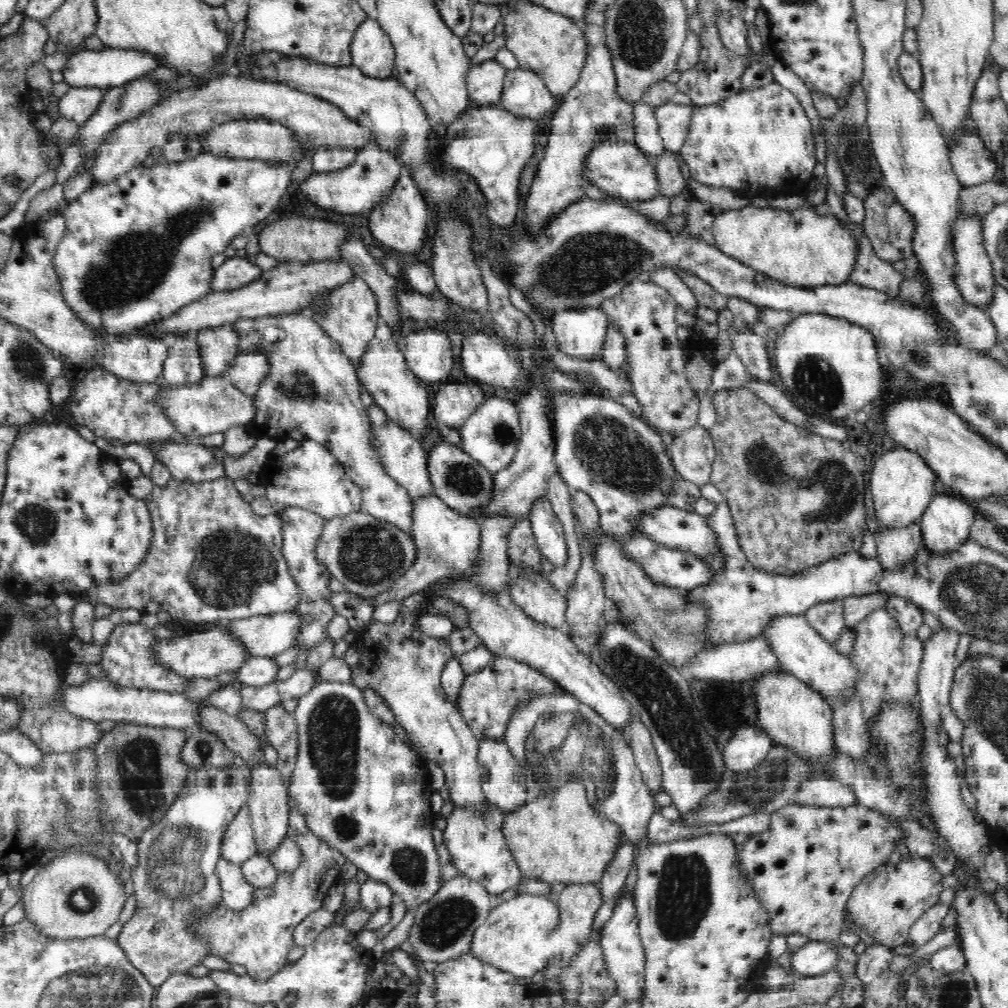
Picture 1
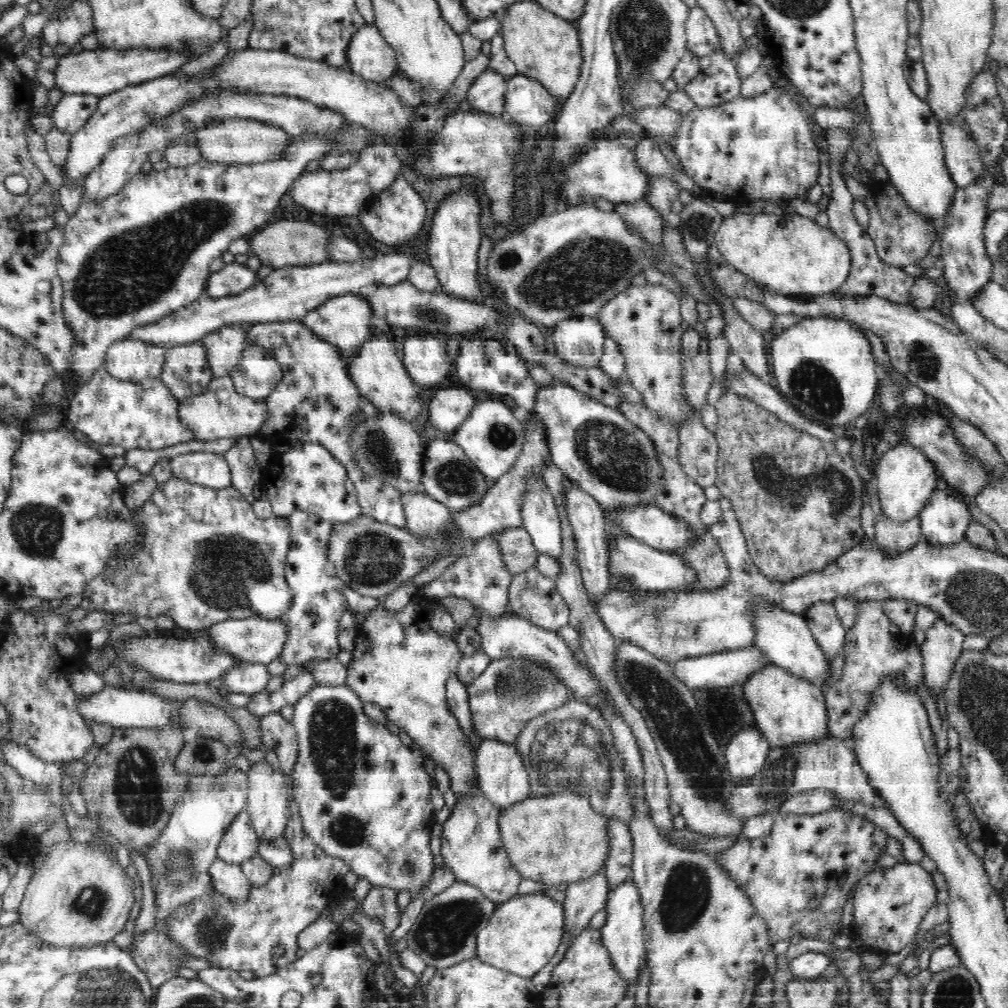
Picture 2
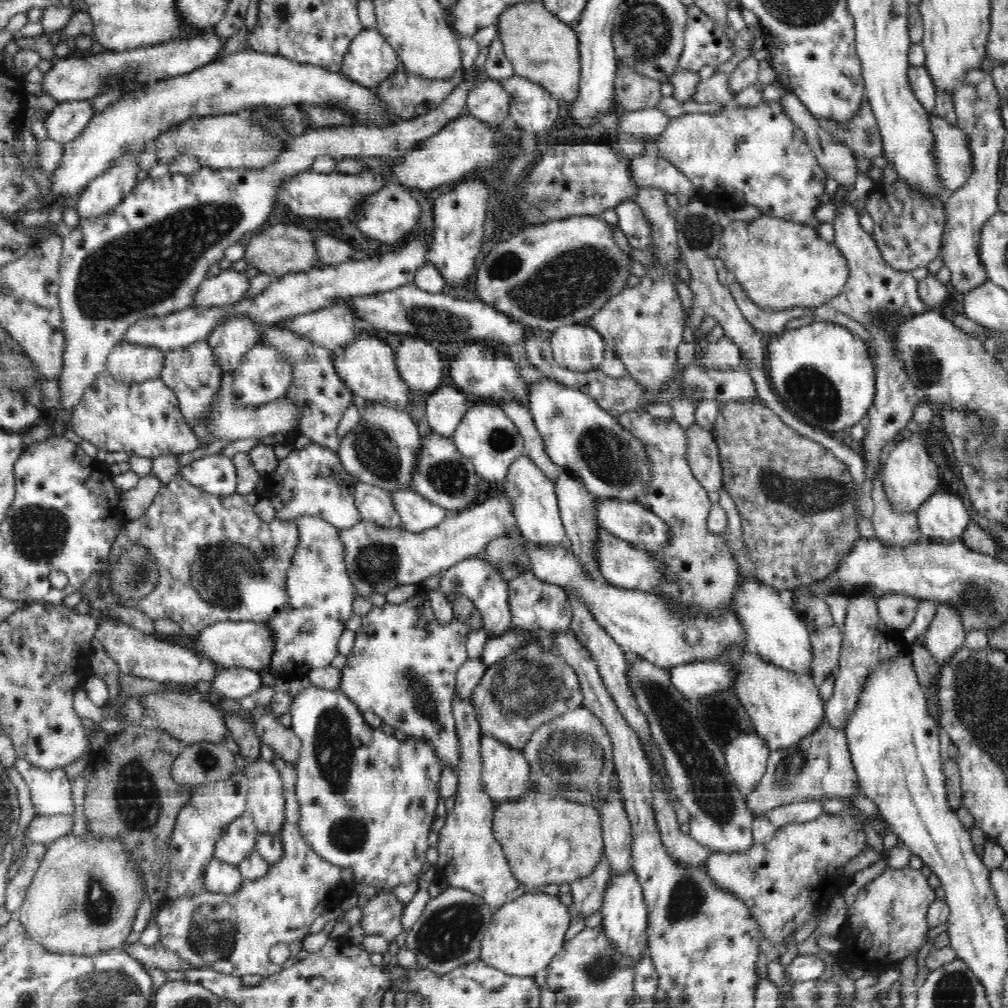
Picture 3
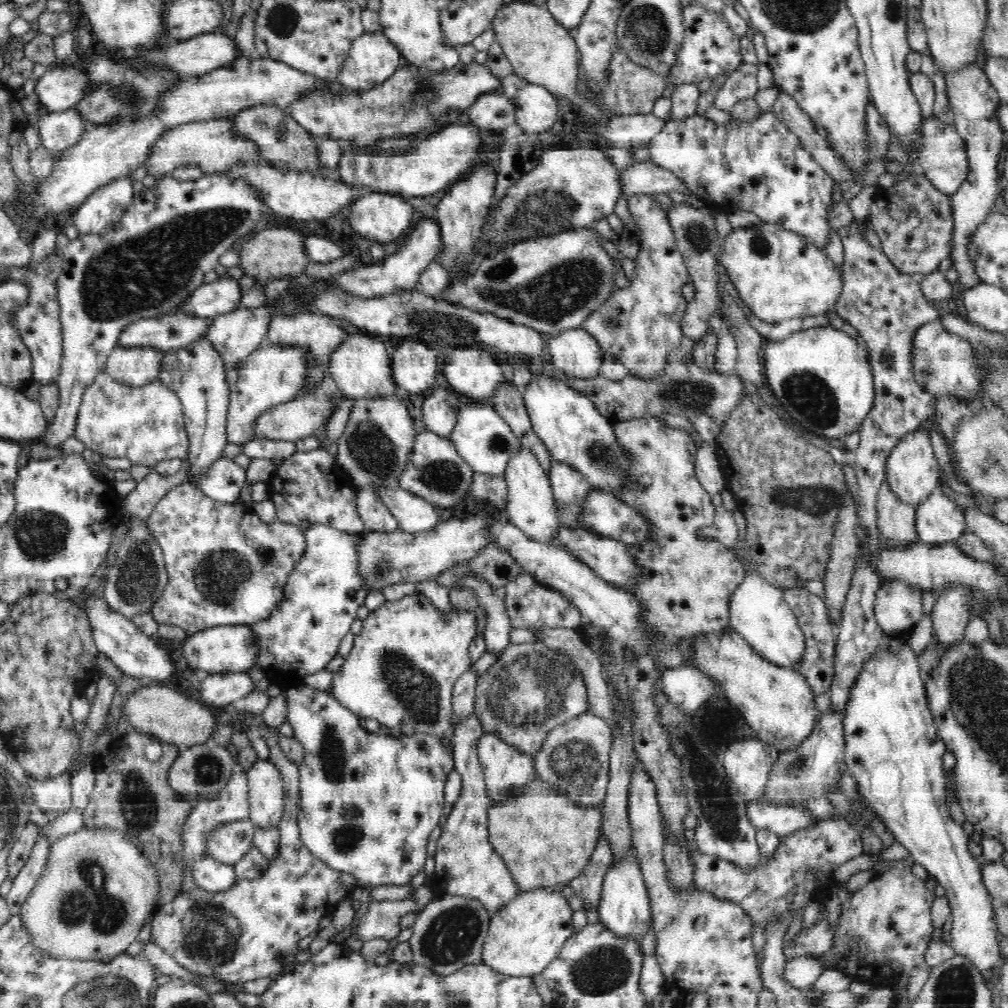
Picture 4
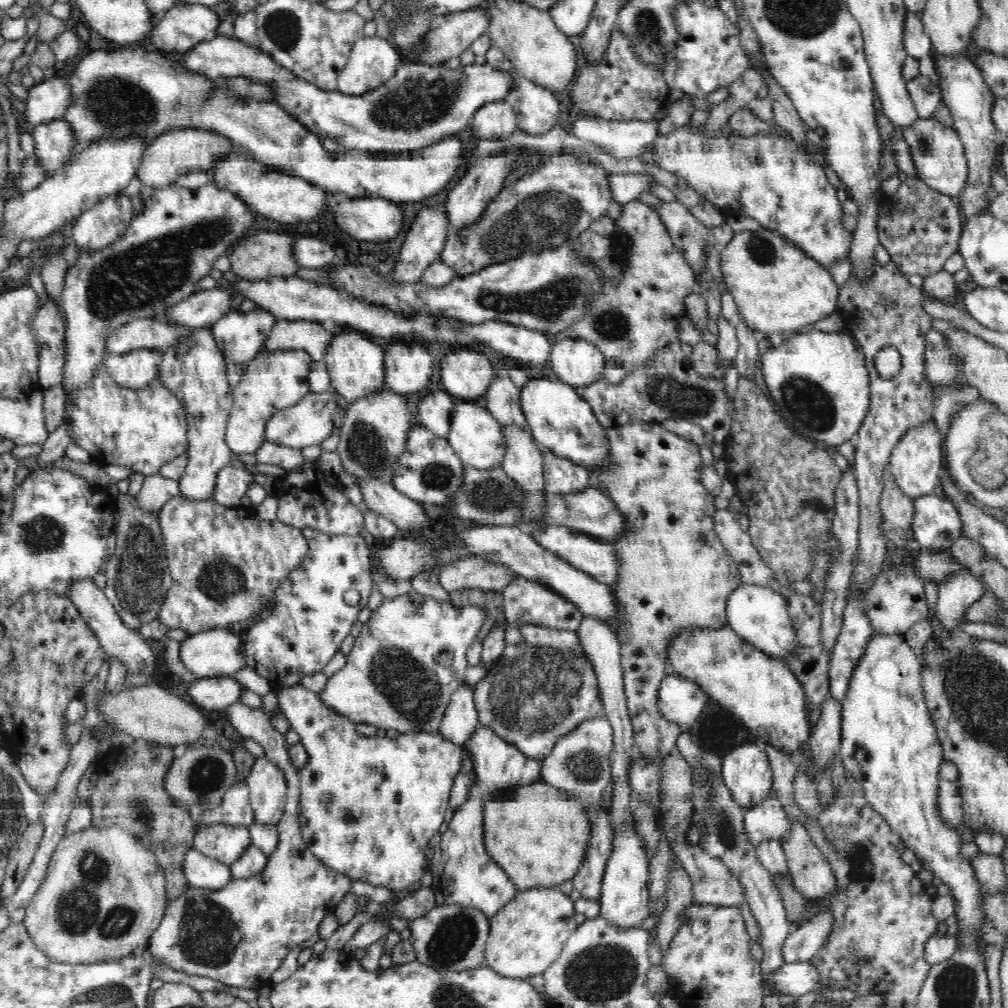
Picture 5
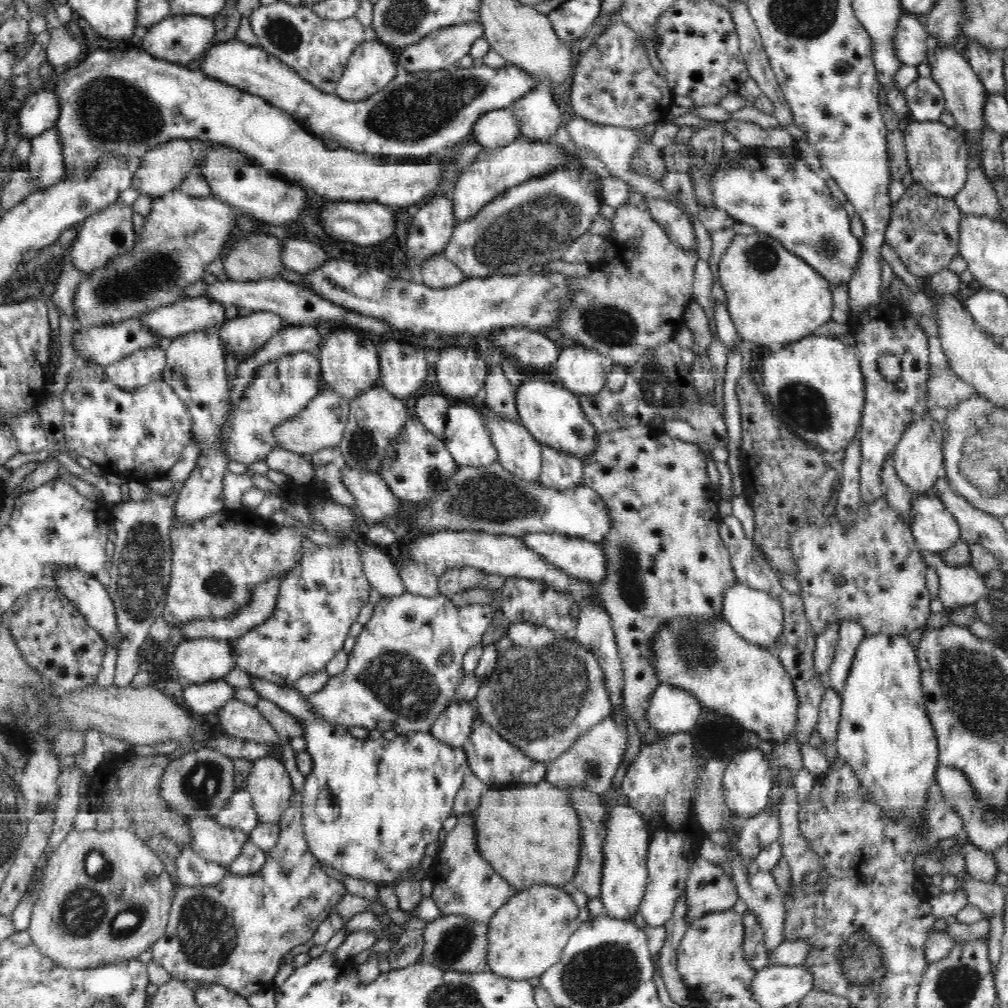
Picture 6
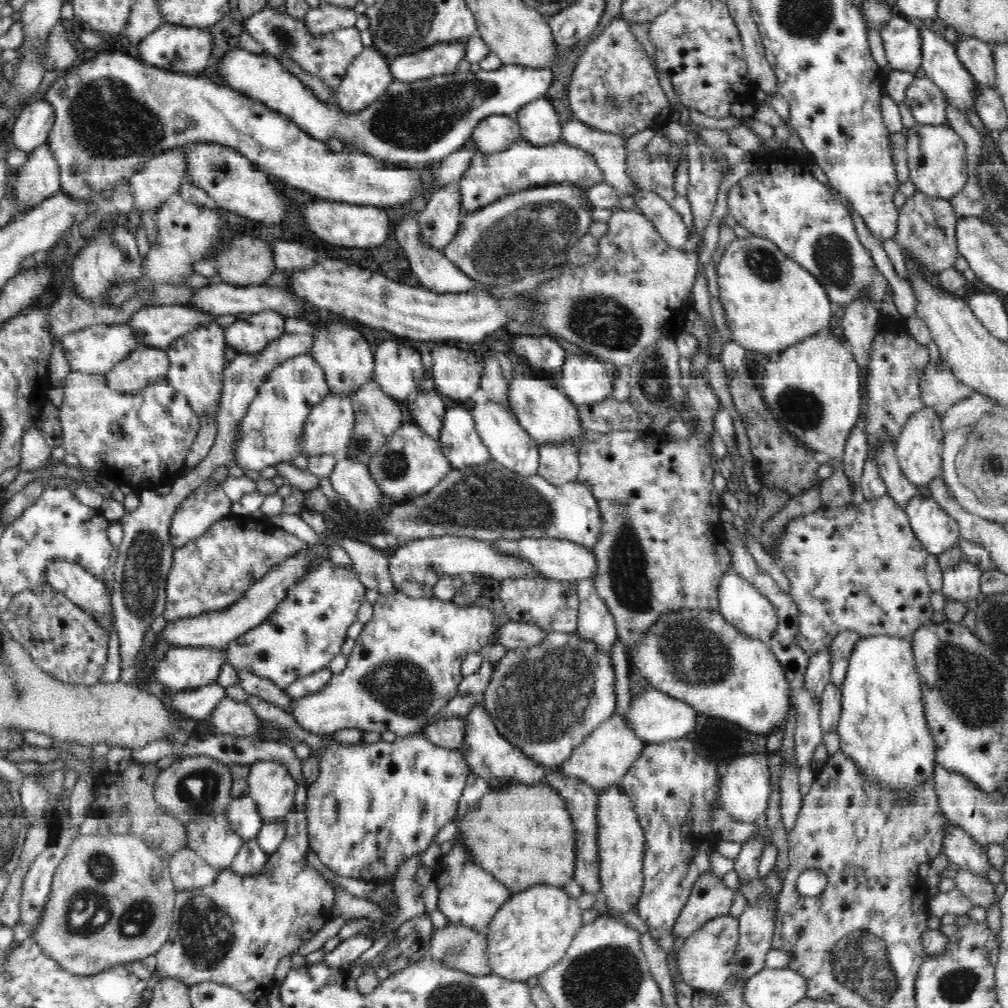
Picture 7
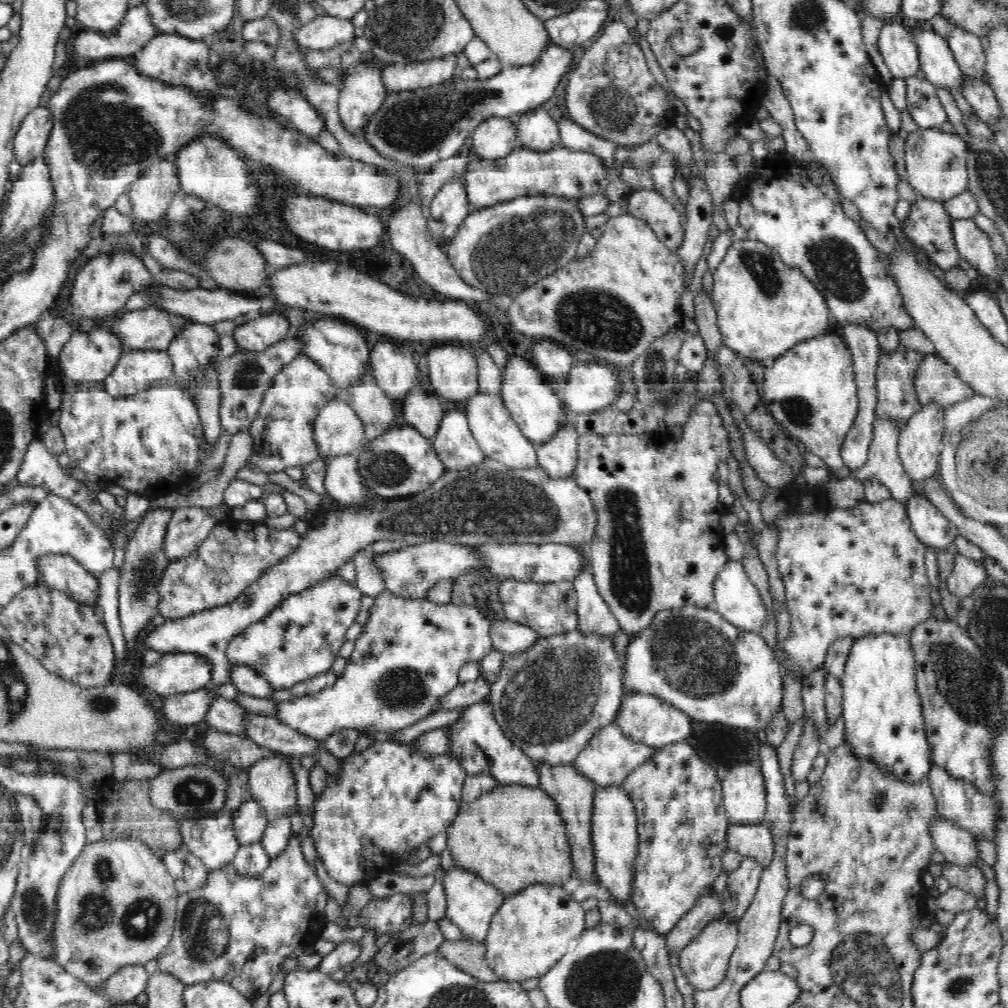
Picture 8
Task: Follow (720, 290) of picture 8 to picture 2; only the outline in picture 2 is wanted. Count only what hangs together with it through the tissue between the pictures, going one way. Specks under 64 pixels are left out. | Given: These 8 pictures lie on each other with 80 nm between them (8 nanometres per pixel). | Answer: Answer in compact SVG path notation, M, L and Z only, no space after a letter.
M772 211L756 214L734 213L731 217L723 217L715 234L715 243L726 264L734 268L735 272L746 276L758 290L772 296L816 300L837 292L851 271L852 259L846 242L838 238L830 227L822 227L814 219L799 214L775 214Z

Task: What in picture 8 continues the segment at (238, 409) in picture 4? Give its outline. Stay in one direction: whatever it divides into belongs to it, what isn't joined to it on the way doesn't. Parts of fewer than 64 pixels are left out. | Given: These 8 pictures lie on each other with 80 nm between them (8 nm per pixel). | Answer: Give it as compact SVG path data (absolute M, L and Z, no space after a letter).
M299 354L274 378L272 388L266 392L264 400L261 402L256 422L248 428L252 437L252 453L245 466L271 473L284 471L288 466L306 466L316 460L321 456L321 453L317 449L314 437L314 422L316 422L322 408L328 405L330 401L334 401L341 396L343 396L342 391L333 385L333 379L329 377L329 374L326 374L321 366L310 360L310 357Z

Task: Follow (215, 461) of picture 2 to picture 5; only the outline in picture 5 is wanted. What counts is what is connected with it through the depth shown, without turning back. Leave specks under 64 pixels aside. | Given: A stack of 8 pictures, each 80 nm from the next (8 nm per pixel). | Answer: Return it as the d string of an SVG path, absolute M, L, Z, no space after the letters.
M232 464L222 467L217 474L213 500L227 507L241 508L240 500L254 483L252 473Z

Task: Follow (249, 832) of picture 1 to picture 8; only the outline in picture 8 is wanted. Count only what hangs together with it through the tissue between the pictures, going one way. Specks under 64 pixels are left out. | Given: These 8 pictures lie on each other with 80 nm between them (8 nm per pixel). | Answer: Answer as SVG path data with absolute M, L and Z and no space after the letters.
M221 809L206 818L180 821L183 848L192 851L211 870L228 866L241 845L231 817L231 813Z

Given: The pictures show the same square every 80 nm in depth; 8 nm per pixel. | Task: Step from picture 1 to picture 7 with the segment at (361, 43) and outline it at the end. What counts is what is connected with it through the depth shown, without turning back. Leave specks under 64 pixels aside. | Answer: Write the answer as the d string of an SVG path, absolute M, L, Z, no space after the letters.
M373 46L363 48L335 91L336 101L344 114L358 114L386 94L395 81L390 62Z

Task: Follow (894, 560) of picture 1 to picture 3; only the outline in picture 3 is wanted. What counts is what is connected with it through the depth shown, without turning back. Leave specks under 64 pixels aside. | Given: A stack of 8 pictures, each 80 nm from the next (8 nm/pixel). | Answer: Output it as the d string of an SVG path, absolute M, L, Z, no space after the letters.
M881 478L872 481L874 514L871 522L876 539L883 545L906 547L920 540L916 510L914 512L894 512L883 489Z

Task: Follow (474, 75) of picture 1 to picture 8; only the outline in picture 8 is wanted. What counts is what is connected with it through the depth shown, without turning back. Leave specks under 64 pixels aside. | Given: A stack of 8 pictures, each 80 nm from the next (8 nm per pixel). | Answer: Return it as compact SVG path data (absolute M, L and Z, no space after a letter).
M491 117L484 120L473 130L467 149L474 150L475 156L481 158L481 160L497 162L514 152L514 150L518 148L518 143L518 129L514 117Z

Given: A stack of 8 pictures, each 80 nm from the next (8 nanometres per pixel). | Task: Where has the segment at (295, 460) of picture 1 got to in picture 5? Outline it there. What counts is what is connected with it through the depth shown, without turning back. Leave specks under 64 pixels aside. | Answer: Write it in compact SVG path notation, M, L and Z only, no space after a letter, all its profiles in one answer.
M305 460L297 469L285 472L274 482L272 497L278 499L277 520L300 530L310 528L322 534L359 536L365 534L363 514L348 501L346 494L328 482L320 460Z

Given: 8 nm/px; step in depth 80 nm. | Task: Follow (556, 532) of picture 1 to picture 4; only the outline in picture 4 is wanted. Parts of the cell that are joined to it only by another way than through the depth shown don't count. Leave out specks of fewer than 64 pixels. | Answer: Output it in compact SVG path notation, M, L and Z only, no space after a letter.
M521 446L516 454L512 454L504 477L510 494L508 520L537 542L552 544L554 534L561 526L560 518L555 510L556 502L552 494L552 487L550 487L550 479L535 454Z

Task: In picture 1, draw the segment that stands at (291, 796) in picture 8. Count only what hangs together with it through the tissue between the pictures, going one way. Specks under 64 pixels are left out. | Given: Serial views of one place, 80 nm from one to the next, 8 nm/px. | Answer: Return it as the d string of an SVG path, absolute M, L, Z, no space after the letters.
M264 762L252 767L247 808L249 809L251 825L254 833L254 840L260 855L268 857L270 855L270 852L274 852L274 850L276 850L276 848L280 846L280 842L282 842L282 840L287 837L290 800L289 783L287 783L282 778L282 774L280 774L280 771L278 769Z

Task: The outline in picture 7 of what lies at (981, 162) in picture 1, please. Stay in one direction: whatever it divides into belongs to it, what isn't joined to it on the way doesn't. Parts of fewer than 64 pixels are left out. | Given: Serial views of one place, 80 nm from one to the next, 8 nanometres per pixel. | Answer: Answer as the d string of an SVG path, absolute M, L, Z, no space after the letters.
M918 124L904 132L907 138L909 180L919 193L950 199L968 184L965 143L952 127L948 124Z

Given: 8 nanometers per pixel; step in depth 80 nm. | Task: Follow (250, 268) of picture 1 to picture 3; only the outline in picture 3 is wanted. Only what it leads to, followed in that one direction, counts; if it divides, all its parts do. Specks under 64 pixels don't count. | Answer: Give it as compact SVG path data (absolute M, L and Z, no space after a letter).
M222 269L219 274L207 277L198 292L194 294L194 304L198 308L225 308L226 305L237 304L244 298L250 286L250 279L244 271Z

